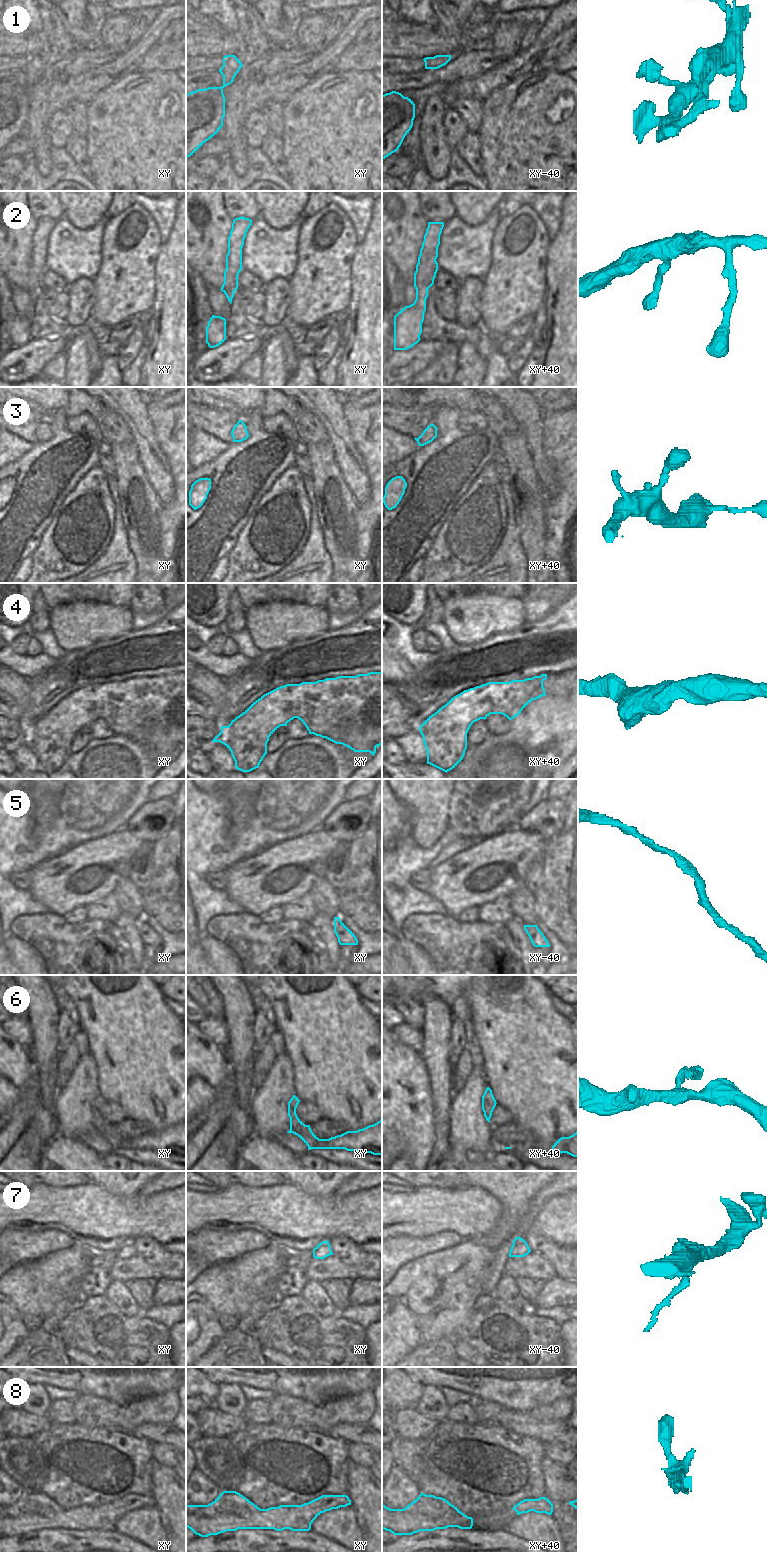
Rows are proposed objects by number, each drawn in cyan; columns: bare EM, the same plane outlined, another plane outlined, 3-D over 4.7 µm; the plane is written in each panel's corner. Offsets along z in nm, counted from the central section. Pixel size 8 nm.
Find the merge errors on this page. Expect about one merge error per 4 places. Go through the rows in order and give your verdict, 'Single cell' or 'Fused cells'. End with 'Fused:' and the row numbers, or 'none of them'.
1: Single cell
2: Single cell
3: Single cell
4: Single cell
5: Single cell
6: Single cell
7: Single cell
8: Single cell
Fused: none of them.

